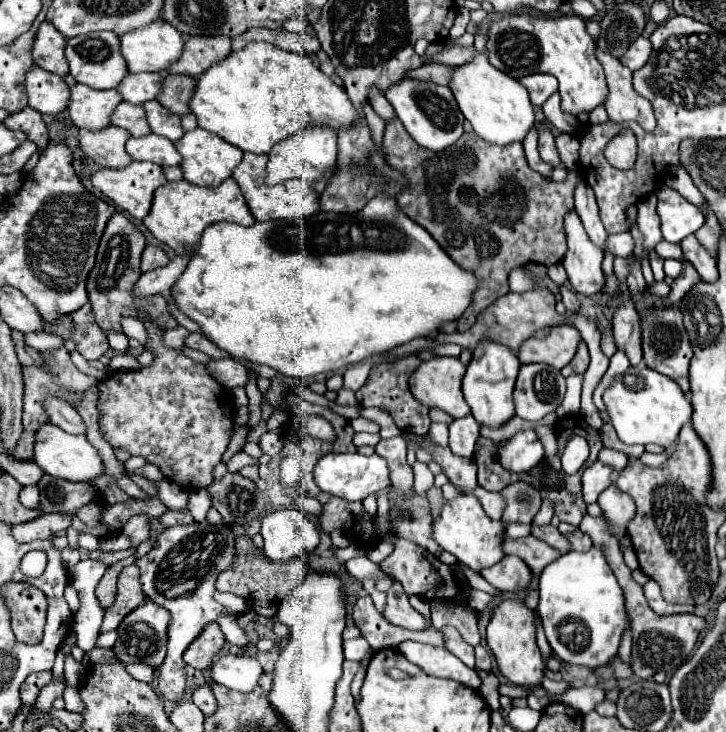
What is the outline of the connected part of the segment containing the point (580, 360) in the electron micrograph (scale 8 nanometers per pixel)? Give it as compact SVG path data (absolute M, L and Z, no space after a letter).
M580 343L576 357L562 369L562 375L564 375L564 377L570 377L570 375L574 375L574 373L584 373L586 367L588 367L588 361L590 361L590 357L588 357L588 347L586 347L586 343Z

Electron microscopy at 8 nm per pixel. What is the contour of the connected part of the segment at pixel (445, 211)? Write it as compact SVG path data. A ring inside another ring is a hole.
M396 117L386 123L384 151L386 161L408 177L408 187L400 195L396 195L400 209L410 219L420 223L458 265L462 265L464 269L472 269L478 277L478 289L470 307L458 319L458 331L470 329L482 309L508 293L508 273L512 269L526 263L540 263L548 267L562 261L566 253L566 233L562 221L564 215L574 207L574 187L578 181L576 171L568 171L568 179L564 183L546 181L540 173L528 167L522 143L500 147L482 141L474 133L464 133L452 147L434 153L414 143L410 133L406 133L404 125Z

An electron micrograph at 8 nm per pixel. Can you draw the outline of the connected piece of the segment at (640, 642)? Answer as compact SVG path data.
M584 515L582 523L580 523L580 531L586 531L592 539L594 545L602 547L602 551L606 551L606 561L610 565L610 569L614 571L624 597L626 597L626 609L632 621L632 671L634 675L638 675L640 679L650 679L656 671L676 671L682 663L686 663L692 657L692 649L702 633L702 629L706 627L706 617L698 617L694 613L684 613L684 615L670 615L670 617L662 617L656 615L648 605L646 605L646 597L642 593L642 587L630 577L630 569L626 567L624 559L622 559L622 549L618 539L614 537L614 533L610 531L608 523L604 517L592 517L592 515Z

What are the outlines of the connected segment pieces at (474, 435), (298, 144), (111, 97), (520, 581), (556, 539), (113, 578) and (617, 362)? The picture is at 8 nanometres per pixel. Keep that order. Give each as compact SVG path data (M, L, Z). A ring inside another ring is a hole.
M474 417L454 419L450 423L448 447L456 455L472 457L474 455L474 445L476 445L476 439L478 439L478 433L480 433L480 425L474 421Z
M308 127L302 133L296 133L288 137L286 141L280 141L274 145L274 149L268 153L268 165L266 165L266 185L278 185L286 179L300 179L300 181L310 181L318 183L324 179L328 173L332 173L336 165L336 135L328 127Z
M74 85L68 113L78 129L100 131L110 125L110 115L120 101L122 95L118 95L118 89L96 91L86 85Z
M506 555L500 563L492 565L490 569L482 569L480 575L494 585L500 591L506 593L520 593L524 589L528 589L530 581L532 581L532 573L528 569L528 565L514 557L514 555Z
M532 525L532 535L546 541L548 545L552 545L554 549L558 549L560 553L566 553L570 551L570 543L564 539L564 535L554 527L554 525Z
M128 557L118 561L118 563L114 563L114 565L110 565L106 569L104 577L100 579L100 583L98 583L95 589L95 595L100 603L106 603L106 607L113 605L117 592L118 573L122 571L122 567L132 565L132 563L136 563L136 559Z
M616 351L616 353L612 355L612 359L610 359L610 367L608 367L608 371L604 373L602 381L598 383L598 387L596 387L596 391L594 391L594 403L596 403L596 407L598 407L600 411L606 411L606 405L604 405L604 401L602 401L604 391L614 383L614 379L616 379L618 375L626 373L628 367L630 367L628 357L626 357L622 351Z

